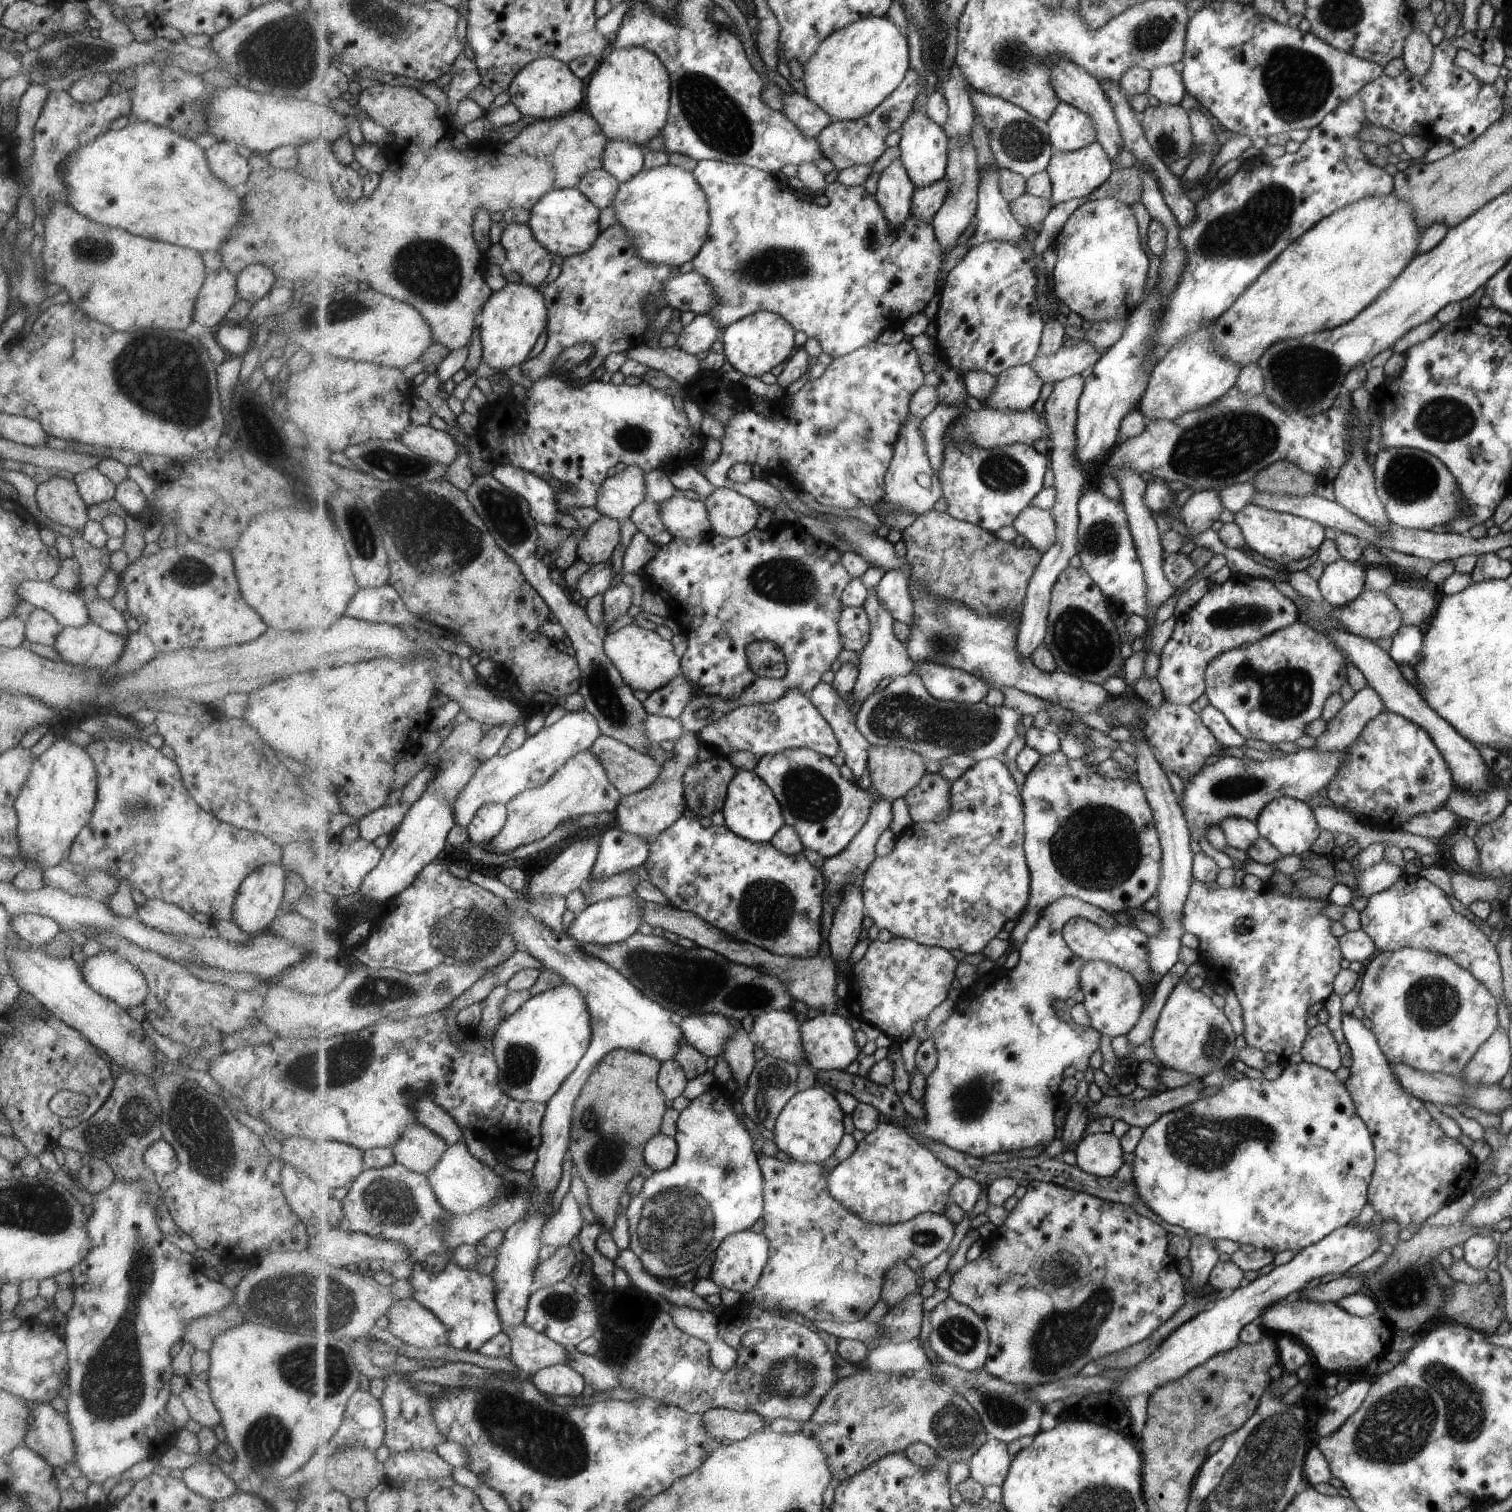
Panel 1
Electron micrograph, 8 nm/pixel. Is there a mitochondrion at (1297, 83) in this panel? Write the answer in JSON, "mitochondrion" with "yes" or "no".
{"mitochondrion":"yes"}

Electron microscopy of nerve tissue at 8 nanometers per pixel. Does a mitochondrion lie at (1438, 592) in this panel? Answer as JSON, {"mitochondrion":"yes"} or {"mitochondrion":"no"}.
{"mitochondrion":"no"}

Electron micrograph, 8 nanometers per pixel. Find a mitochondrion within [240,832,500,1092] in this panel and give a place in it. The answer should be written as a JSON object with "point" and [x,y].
{"point":[376,991]}

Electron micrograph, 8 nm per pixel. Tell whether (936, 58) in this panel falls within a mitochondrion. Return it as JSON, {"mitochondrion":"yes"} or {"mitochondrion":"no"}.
{"mitochondrion":"no"}

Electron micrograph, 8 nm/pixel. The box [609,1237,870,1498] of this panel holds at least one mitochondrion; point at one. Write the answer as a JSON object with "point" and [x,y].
{"point":[793,1378]}

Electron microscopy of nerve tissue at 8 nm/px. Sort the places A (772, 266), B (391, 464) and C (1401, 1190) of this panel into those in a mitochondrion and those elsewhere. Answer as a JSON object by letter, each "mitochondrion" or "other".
{"A":"mitochondrion","B":"mitochondrion","C":"other"}

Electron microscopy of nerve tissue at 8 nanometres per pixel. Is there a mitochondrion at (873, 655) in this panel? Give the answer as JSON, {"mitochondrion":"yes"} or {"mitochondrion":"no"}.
{"mitochondrion":"no"}

